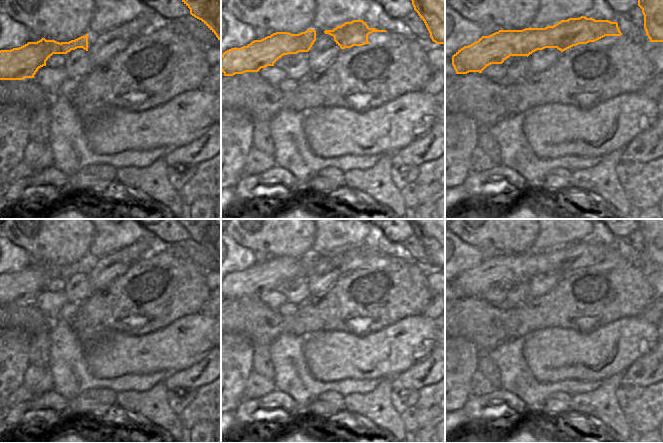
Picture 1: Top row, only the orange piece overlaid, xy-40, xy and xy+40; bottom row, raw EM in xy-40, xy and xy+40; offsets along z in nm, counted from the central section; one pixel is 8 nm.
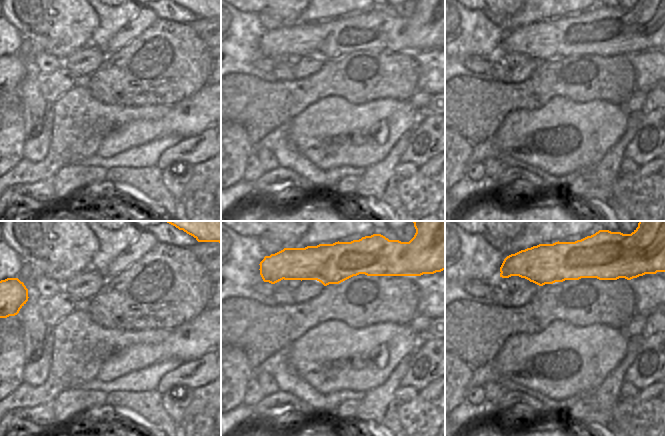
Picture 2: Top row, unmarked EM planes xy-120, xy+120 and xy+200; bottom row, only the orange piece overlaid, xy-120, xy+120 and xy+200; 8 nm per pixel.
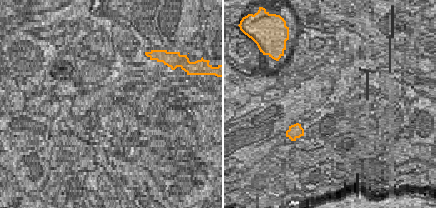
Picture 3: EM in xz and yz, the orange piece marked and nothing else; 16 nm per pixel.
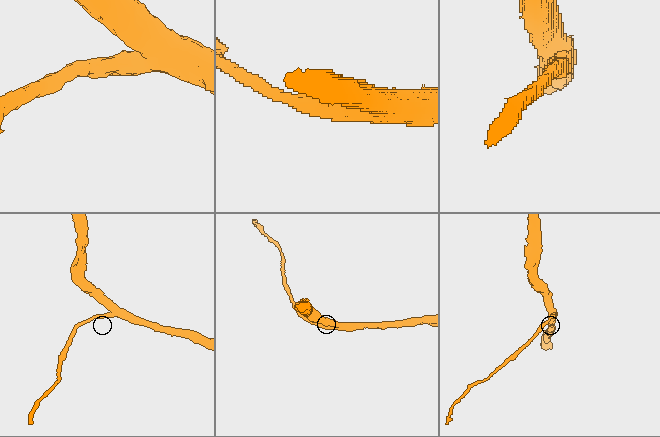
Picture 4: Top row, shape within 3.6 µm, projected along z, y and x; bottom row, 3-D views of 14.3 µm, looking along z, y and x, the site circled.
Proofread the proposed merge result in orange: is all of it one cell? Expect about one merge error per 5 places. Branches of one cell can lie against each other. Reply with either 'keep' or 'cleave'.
keep

